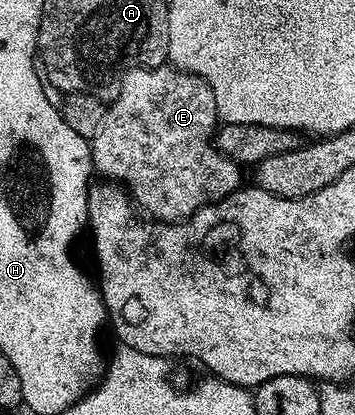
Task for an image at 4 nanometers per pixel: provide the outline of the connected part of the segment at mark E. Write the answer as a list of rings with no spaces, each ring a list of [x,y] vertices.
[[[170,64],[137,66],[122,78],[119,95],[104,109],[101,128],[90,139],[91,165],[96,175],[122,184],[148,219],[172,224],[193,217],[203,206],[220,202],[244,185],[240,163],[215,147],[213,139],[221,119],[206,78],[176,70]]]

